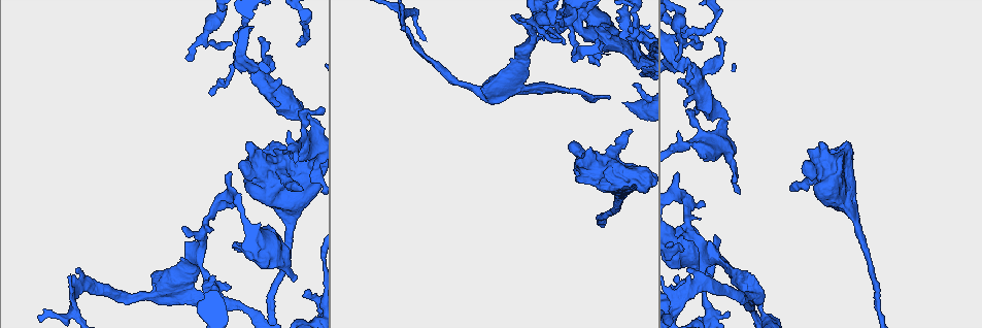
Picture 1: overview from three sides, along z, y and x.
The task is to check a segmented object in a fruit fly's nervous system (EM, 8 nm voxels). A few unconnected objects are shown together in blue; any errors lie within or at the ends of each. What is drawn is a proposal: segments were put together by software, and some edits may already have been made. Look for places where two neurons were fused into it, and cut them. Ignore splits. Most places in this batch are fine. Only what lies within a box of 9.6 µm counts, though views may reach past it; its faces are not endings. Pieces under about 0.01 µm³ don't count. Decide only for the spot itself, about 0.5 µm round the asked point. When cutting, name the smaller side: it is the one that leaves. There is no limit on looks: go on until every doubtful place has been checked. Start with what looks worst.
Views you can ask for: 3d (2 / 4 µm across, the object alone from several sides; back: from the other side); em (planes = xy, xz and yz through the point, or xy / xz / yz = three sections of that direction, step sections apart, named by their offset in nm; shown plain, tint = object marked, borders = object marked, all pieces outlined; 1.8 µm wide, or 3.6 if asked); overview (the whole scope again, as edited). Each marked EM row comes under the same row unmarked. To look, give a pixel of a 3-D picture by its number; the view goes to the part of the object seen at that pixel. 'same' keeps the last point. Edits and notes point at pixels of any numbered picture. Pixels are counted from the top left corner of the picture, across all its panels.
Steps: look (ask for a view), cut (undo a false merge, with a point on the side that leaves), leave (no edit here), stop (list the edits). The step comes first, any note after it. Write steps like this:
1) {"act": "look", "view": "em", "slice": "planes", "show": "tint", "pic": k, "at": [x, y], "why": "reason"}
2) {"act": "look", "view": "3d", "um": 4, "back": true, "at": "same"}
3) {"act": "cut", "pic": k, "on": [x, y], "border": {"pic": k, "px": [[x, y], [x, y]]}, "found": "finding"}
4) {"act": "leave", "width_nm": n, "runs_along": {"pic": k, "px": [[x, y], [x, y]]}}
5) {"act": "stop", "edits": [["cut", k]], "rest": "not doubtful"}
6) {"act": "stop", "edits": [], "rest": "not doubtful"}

{"act": "look", "view": "em", "slice": "planes", "show": "tint", "pic": 1, "at": [221, 199], "why": "a fork"}

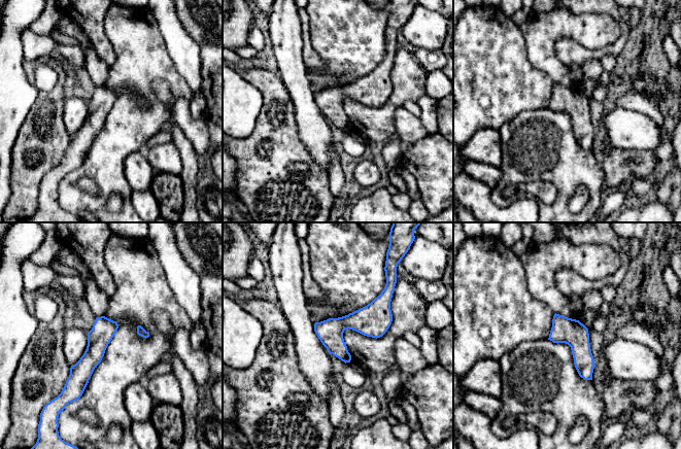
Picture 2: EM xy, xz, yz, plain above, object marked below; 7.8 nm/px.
{"act": "leave", "width_nm": 180, "runs_along": {"pic": 2, "px": [[113, 323], [98, 339], [75, 390]]}, "found": "one neuron here"}

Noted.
{"act": "look", "view": "em", "um": 3.6, "slice": "planes", "show": "borders", "pic": 1, "at": [286, 174], "why": "abrupt turn"}

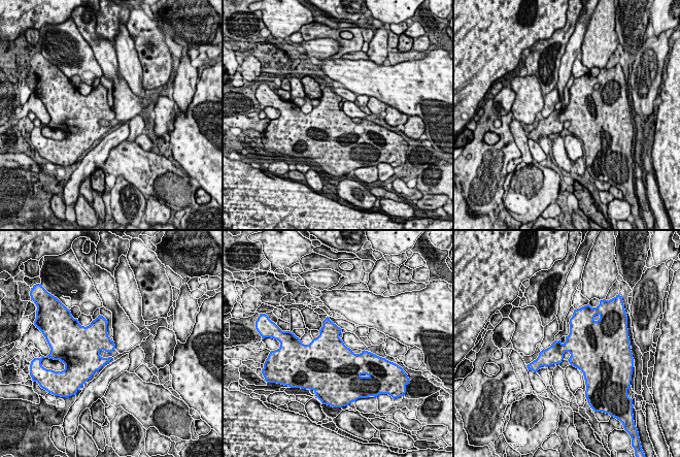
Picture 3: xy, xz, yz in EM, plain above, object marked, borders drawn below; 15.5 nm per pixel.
{"act": "leave", "found": "continuous, no second neuron"}

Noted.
{"act": "look", "view": "3d", "um": 4, "pic": 1, "at": [682, 65]}

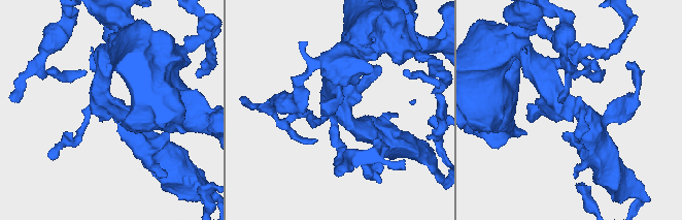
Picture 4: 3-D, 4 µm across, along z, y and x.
{"act": "look", "view": "em", "slice": "xy", "step": 8, "show": "tint", "pic": 4, "at": [340, 109], "arms": 4}

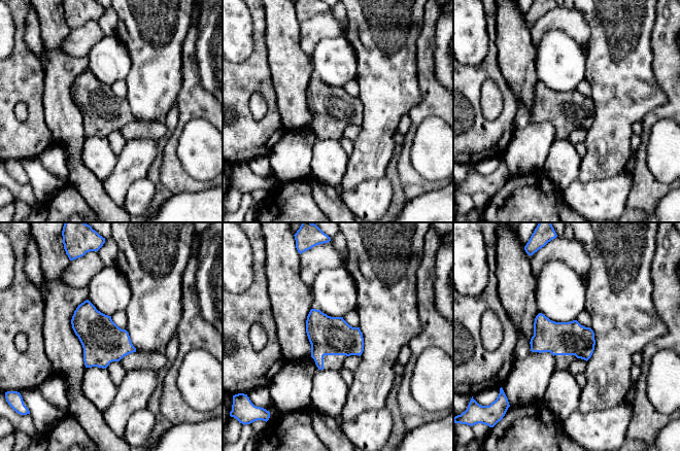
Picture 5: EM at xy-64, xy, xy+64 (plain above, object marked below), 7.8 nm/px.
{"act": "look", "view": "em", "slice": "planes", "show": "borders", "at": "same"}

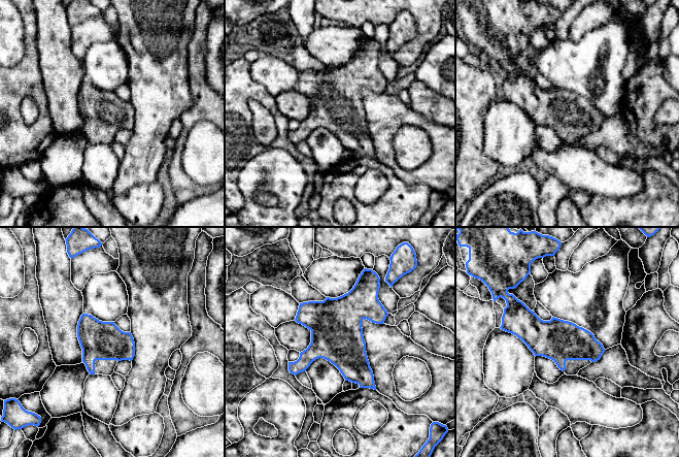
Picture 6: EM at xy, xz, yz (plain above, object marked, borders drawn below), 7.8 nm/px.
{"act": "leave", "found": "one neuron here"}

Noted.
{"act": "look", "view": "em", "slice": "planes", "show": "tint", "pic": 1, "at": [71, 313], "why": "sharp bend"}

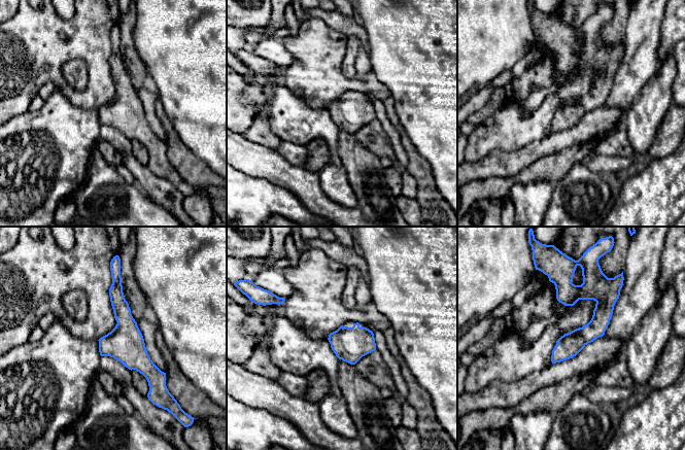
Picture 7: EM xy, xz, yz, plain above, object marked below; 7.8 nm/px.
{"act": "leave", "runs_along": {"pic": 7, "px": [[116, 280], [151, 388]]}, "found": "continuous, no second neuron"}

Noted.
{"act": "look", "view": "3d", "um": 2, "pic": 1, "at": [679, 38], "why": "abrupt turn"}

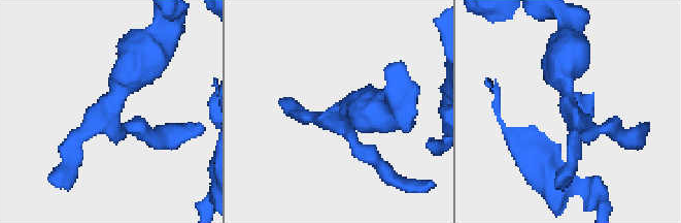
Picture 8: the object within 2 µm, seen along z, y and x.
{"act": "look", "view": "em", "um": 3.6, "slice": "xz", "step": 8, "show": "tint", "pic": 8, "at": [110, 120], "why": "shape alone is not enough"}

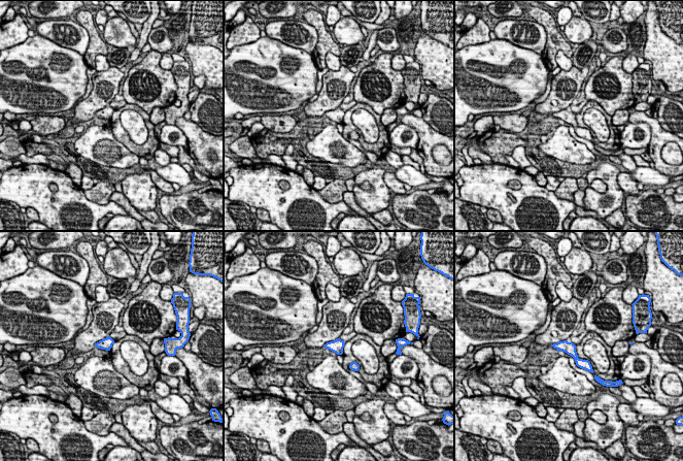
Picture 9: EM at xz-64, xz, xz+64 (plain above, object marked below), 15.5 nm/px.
{"act": "look", "view": "em", "um": 3.6, "slice": "planes", "show": "borders", "at": "same"}

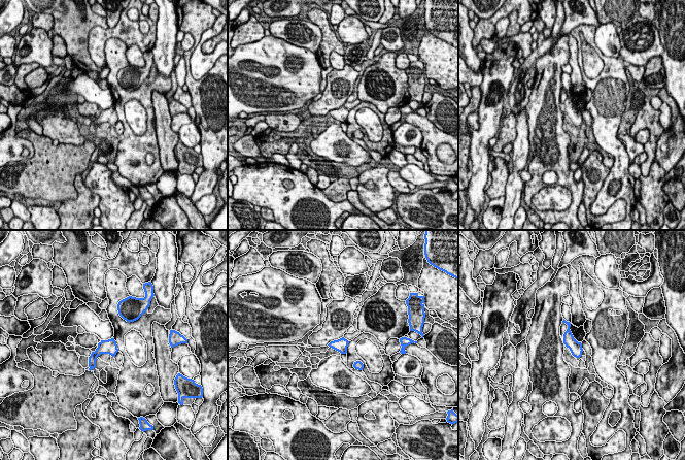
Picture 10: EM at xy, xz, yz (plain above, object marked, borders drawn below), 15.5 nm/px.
{"act": "leave", "width_nm": 190, "found": "continuous, no second neuron"}

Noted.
{"act": "stop", "edits": [], "rest": "not doubtful"}

